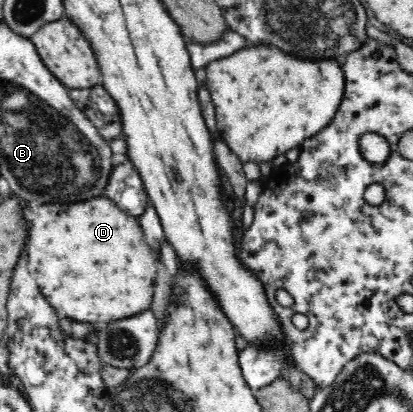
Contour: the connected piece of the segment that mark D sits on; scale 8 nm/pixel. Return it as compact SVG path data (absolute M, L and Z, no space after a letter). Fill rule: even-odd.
M96 195L82 203L40 205L36 209L28 209L24 215L30 221L26 243L26 263L30 275L34 275L42 295L60 317L82 323L108 323L150 309L156 279L156 259L142 237L136 217L120 211L106 195Z

